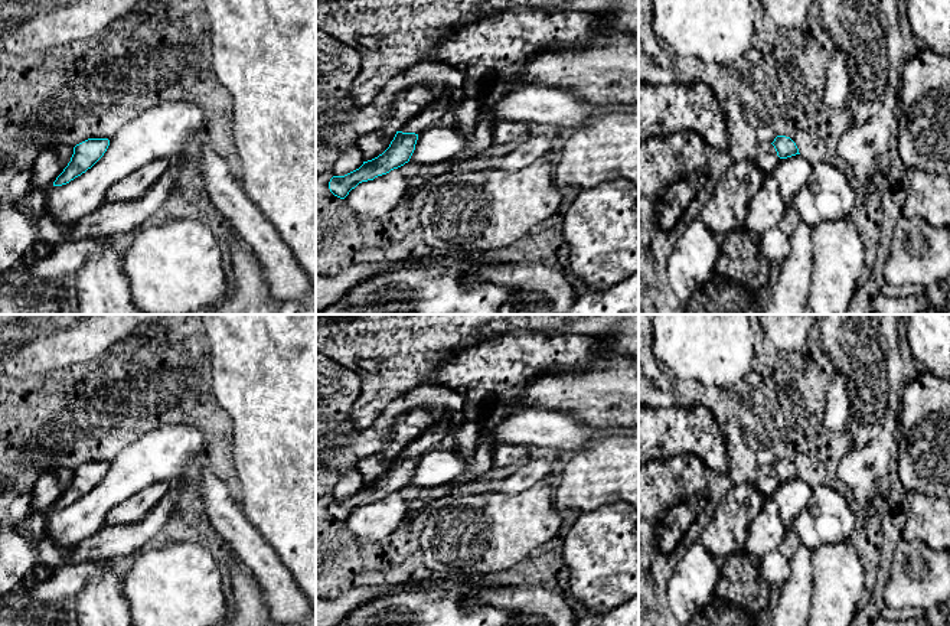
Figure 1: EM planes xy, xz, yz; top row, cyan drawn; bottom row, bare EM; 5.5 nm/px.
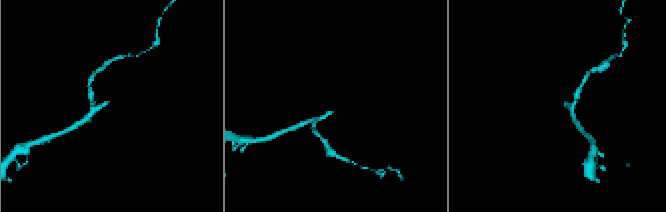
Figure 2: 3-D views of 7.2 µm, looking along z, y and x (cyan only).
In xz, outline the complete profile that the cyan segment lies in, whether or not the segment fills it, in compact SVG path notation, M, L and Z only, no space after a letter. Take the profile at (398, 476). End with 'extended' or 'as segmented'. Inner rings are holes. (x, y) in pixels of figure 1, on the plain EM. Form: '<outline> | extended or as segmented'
M440 408L435 424L412 440L401 454L396 454L389 470L382 477L363 485L359 492L345 499L333 499L329 505L330 515L345 522L359 506L373 503L408 486L415 473L418 457L434 450L453 433L450 424L453 413L450 408Z | extended

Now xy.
M88 462L74 470L71 485L56 501L53 509L62 509L91 492L107 475L108 462Z | as segmented

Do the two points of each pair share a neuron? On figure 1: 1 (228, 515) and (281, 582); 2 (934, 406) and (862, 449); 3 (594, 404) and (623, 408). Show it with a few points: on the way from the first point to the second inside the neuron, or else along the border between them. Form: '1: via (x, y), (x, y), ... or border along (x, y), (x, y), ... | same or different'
1: via (238, 531), (265, 566) | same
2: border along (903, 393), (897, 426) | different
3: via (601, 404), (616, 404) | same

